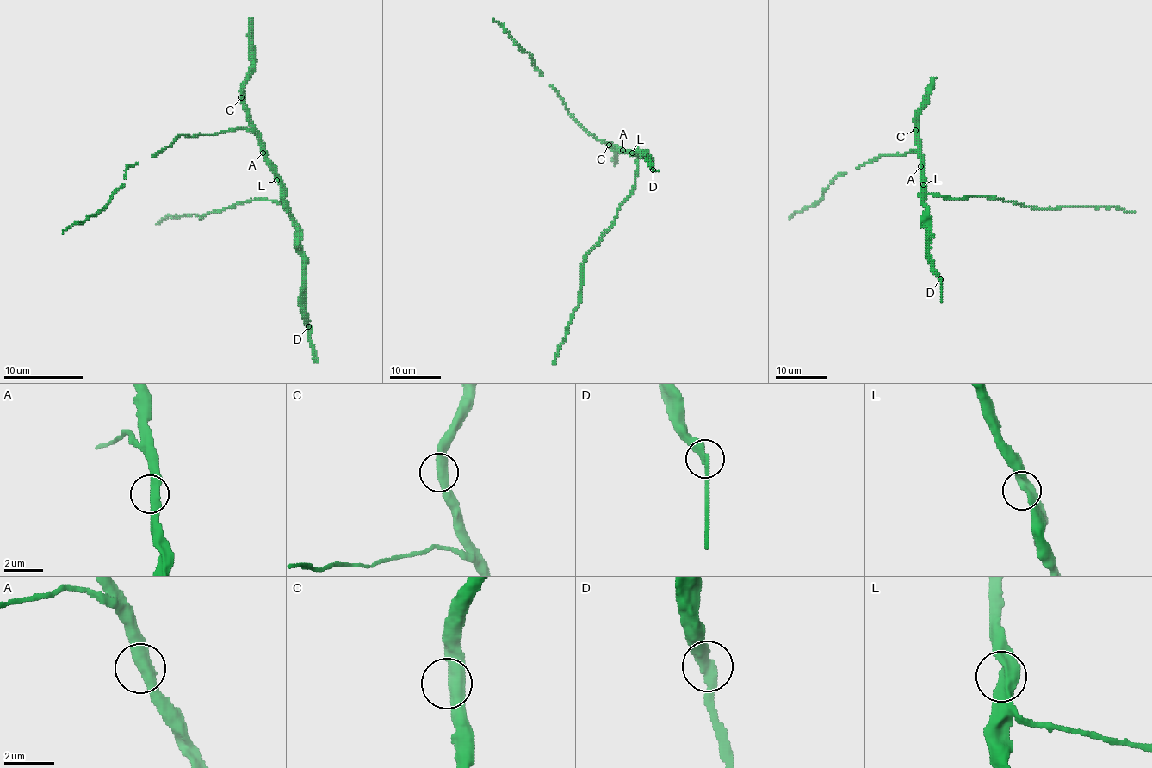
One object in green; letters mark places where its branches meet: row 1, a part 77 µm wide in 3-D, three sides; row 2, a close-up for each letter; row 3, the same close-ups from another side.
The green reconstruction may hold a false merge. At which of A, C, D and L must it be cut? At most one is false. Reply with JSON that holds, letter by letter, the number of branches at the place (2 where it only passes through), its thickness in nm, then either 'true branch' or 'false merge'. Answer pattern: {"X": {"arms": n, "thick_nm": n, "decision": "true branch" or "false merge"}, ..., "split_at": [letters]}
{"A": {"arms": 2, "thick_nm": 480, "decision": "true branch"}, "C": {"arms": 2, "thick_nm": 440, "decision": "true branch"}, "D": {"arms": 2, "thick_nm": 380, "decision": "true branch"}, "L": {"arms": 2, "thick_nm": 480, "decision": "true branch"}, "split_at": []}

